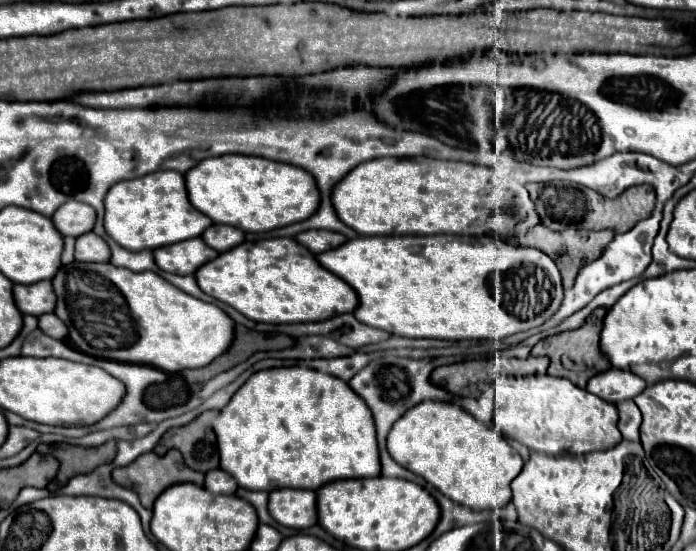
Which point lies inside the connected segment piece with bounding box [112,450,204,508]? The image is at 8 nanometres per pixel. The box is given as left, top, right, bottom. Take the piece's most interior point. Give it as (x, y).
(150, 474)

